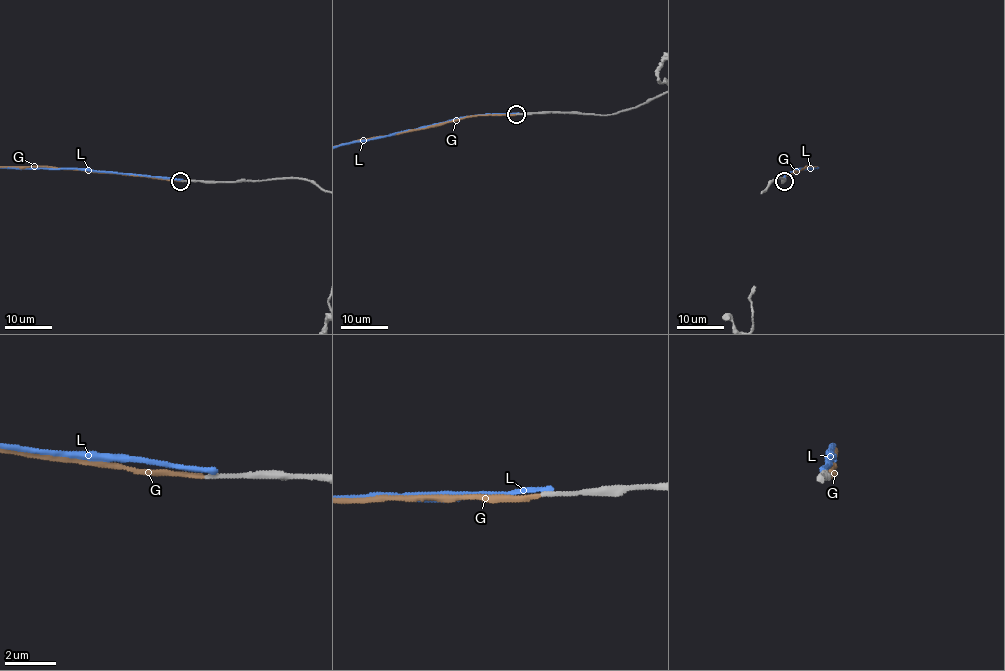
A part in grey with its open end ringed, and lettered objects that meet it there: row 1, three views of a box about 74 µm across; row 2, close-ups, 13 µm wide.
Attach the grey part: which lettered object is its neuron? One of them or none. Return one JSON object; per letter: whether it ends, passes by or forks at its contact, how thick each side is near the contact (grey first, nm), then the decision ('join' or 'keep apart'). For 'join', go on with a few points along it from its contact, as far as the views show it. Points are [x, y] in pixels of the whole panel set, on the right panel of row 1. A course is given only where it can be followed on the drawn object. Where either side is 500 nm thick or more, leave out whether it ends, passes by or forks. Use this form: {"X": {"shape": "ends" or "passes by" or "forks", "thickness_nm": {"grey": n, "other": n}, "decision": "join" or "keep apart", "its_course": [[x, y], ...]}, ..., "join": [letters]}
{"G": {"shape": "ends", "thickness_nm": {"grey": 170, "other": 170}, "decision": "join"}, "L": {"shape": "ends", "thickness_nm": {"grey": 190, "other": 200}, "decision": "keep apart"}, "join": ["G"]}

